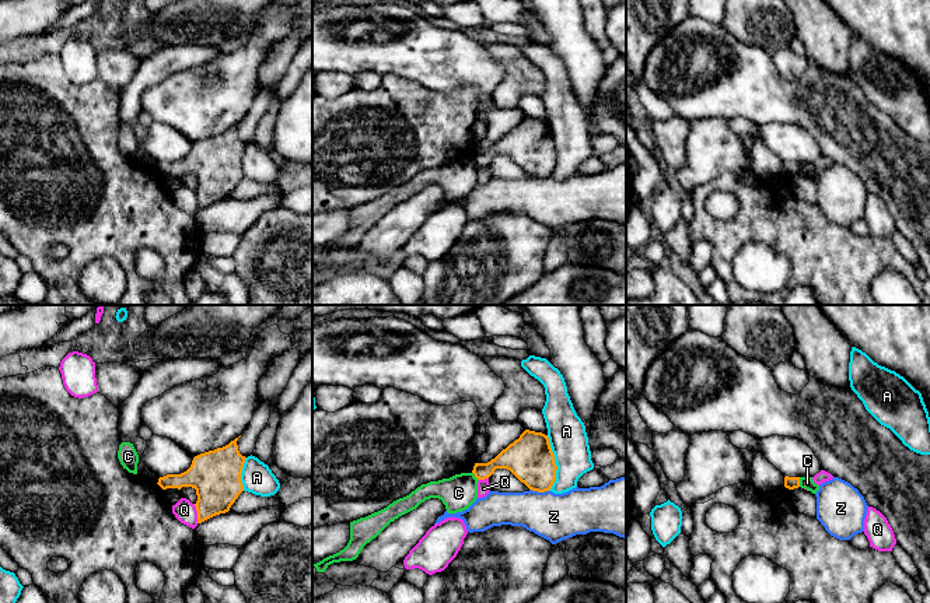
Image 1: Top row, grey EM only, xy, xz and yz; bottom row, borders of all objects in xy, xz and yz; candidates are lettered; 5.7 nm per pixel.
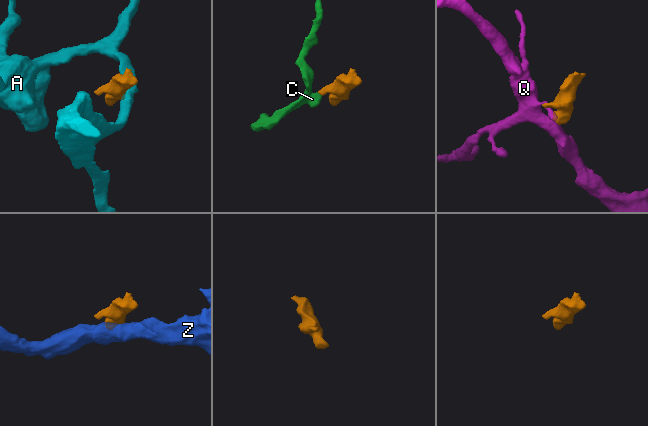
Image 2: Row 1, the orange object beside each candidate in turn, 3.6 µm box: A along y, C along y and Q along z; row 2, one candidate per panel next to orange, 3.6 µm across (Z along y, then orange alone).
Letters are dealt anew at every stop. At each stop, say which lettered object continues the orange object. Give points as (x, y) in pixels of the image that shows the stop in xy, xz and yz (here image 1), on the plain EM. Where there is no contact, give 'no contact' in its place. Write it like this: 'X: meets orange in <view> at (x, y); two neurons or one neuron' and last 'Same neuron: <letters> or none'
A: meets orange in xz at (555, 150); two neurons
C: meets orange in yz at (799, 168); two neurons
Q: meets orange in xy at (198, 200); two neurons
Z: meets orange in xz at (539, 178); two neurons
Same neuron: none

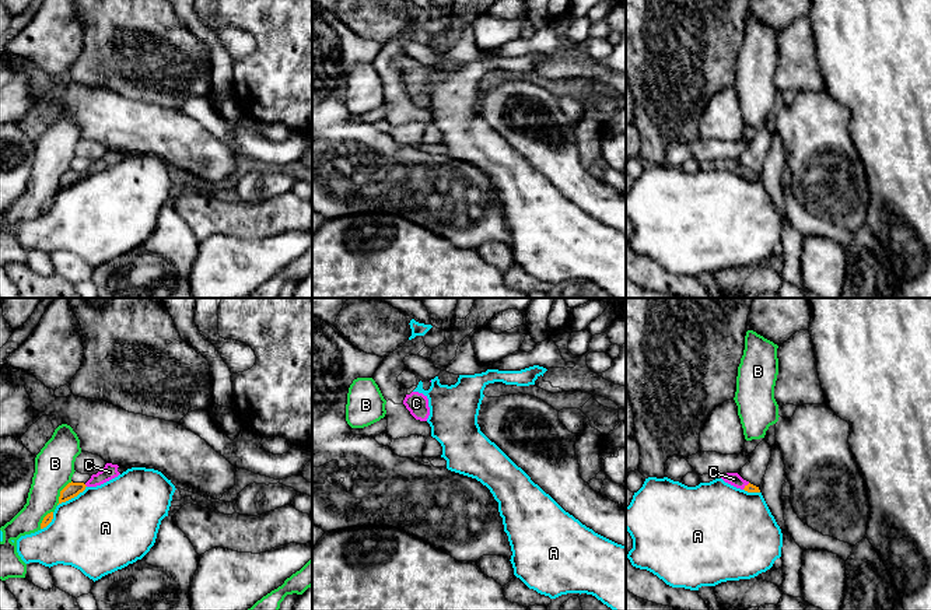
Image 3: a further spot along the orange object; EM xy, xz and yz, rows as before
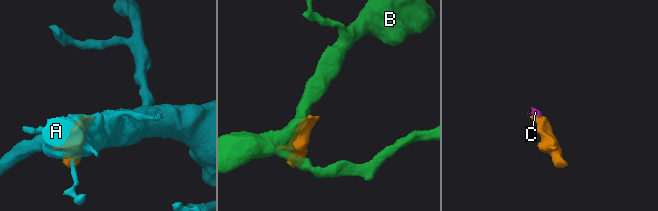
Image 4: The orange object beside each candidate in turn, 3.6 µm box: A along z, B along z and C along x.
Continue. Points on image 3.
A: meets orange in xy at (72, 183); two neurons
B: meets orange in xy at (60, 179); two neurons
C: meets orange in yz at (745, 172); one neuron
Same neuron: C

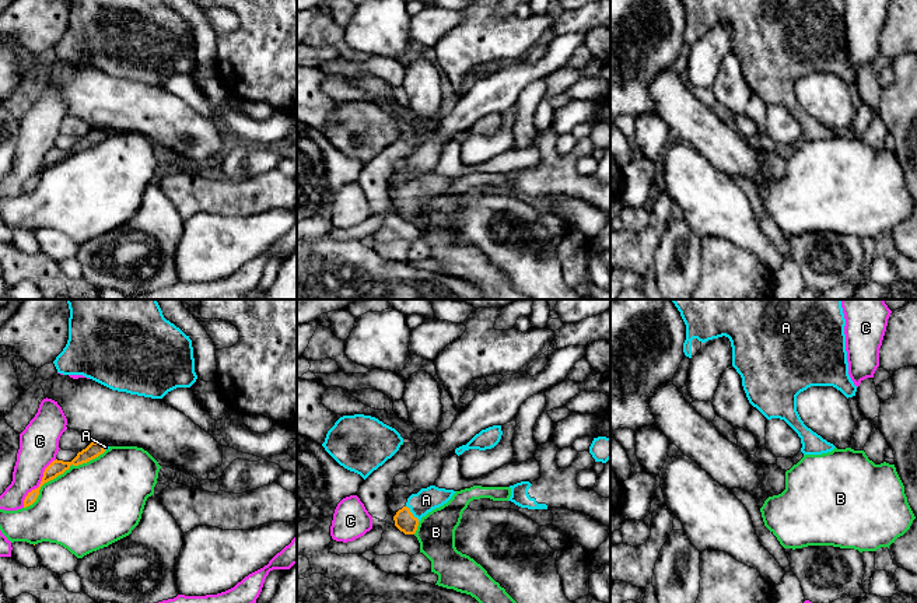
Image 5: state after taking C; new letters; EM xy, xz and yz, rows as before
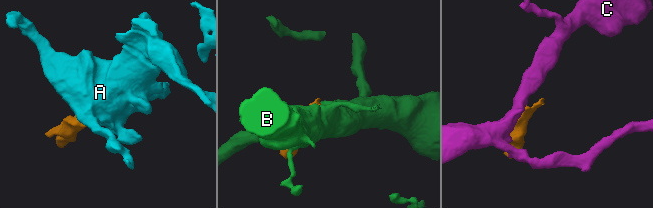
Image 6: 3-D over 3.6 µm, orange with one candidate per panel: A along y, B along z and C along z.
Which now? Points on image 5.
A: meets orange in xz at (412, 200); one neuron
B: meets orange in xy at (60, 160); two neurons
C: meets orange in xy at (41, 169); two neurons
Same neuron: A

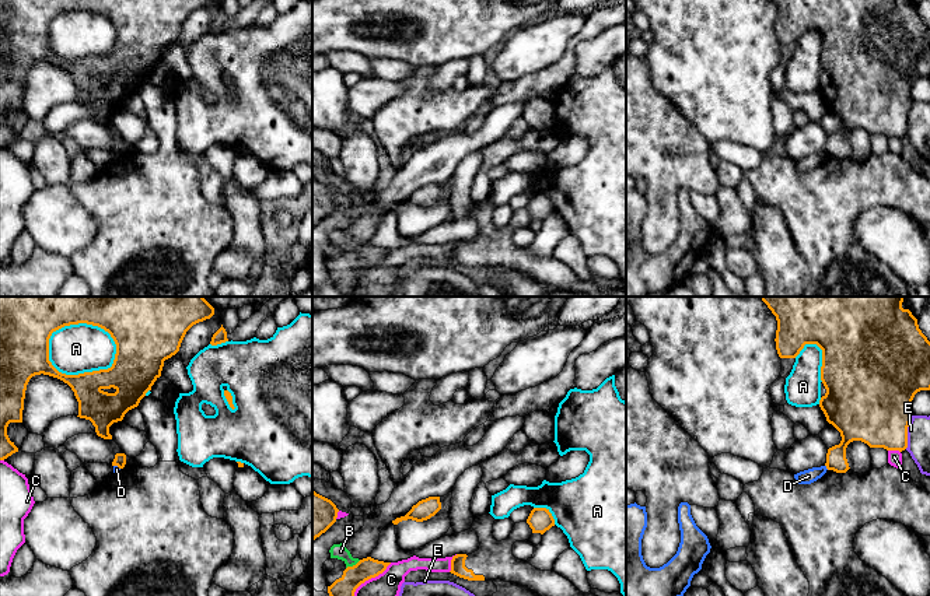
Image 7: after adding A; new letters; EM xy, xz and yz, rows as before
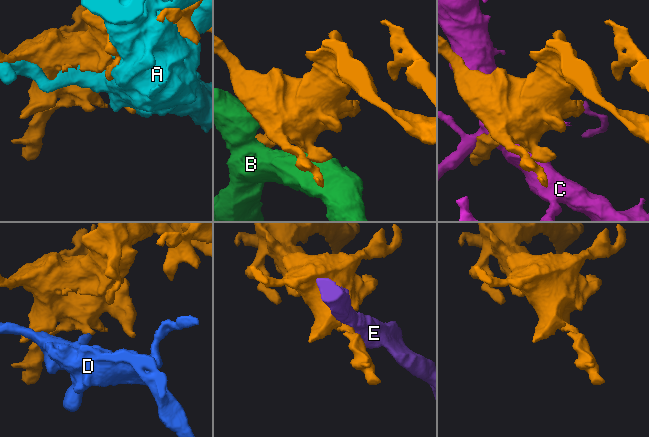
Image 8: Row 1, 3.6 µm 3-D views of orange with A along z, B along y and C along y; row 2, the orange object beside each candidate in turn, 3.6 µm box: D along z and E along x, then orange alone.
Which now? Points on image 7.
A: meets orange in xy at (90, 59); two neurons
B: meets orange in xz at (353, 252); two neurons
C: meets orange in xz at (364, 267); two neurons
D: meets orange in yz at (827, 154); two neurons
E: meets orange in yz at (906, 119); two neurons
Same neuron: none

